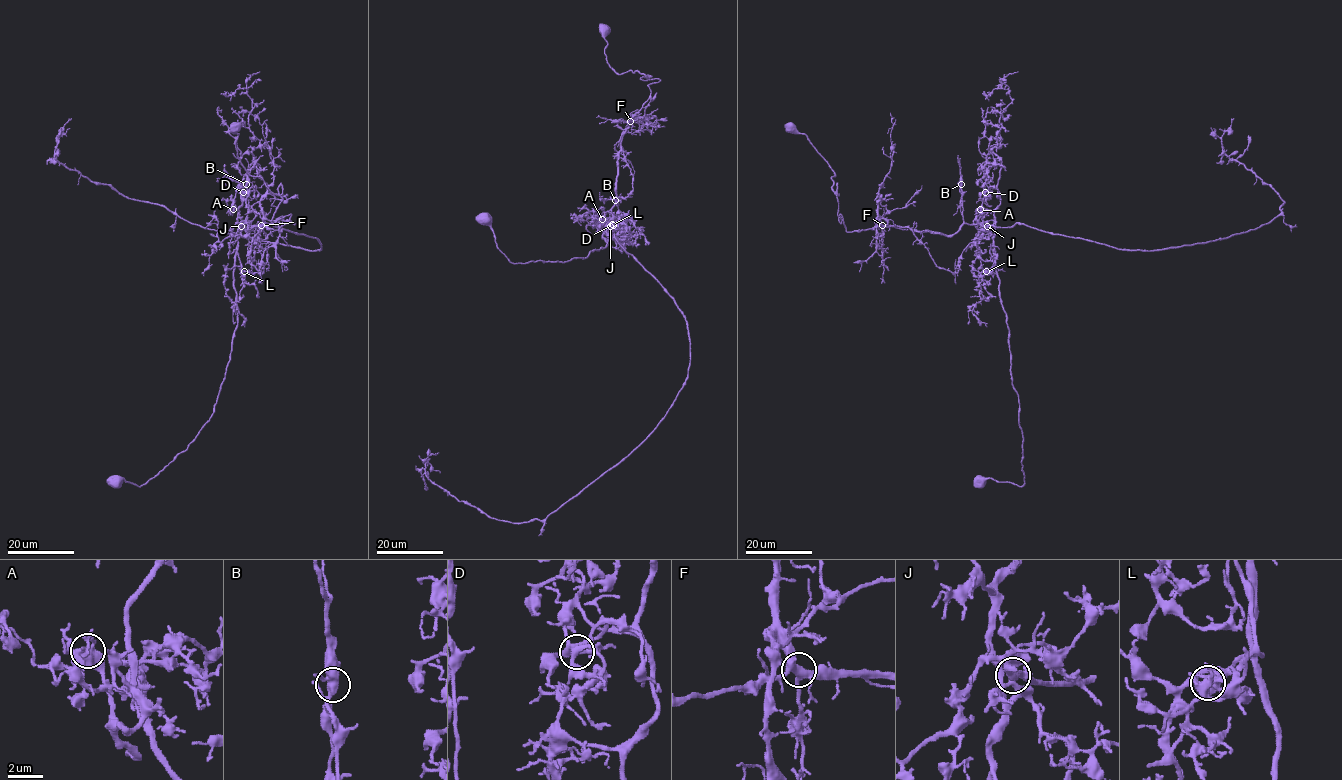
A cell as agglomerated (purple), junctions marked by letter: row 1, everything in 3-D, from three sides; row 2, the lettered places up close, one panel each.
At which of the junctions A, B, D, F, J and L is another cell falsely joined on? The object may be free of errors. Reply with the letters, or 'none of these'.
J

